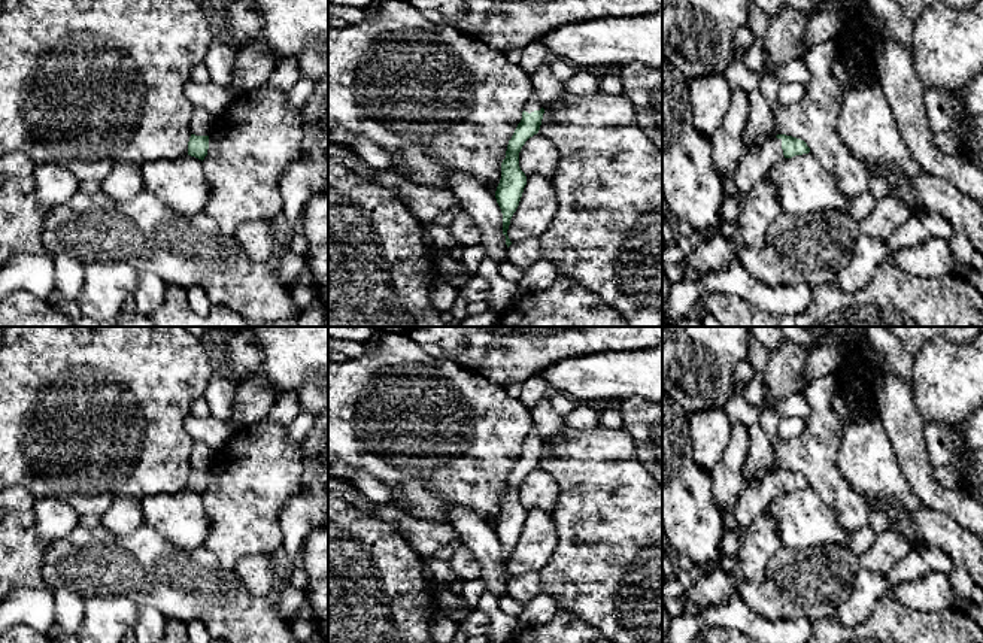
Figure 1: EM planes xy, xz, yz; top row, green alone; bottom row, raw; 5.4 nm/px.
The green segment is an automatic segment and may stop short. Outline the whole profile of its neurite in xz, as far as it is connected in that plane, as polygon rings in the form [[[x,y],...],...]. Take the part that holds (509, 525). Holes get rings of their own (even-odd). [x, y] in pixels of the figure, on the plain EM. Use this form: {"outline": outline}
{"outline": [[[533,428],[524,442],[522,454],[509,474],[506,492],[501,497],[501,513],[495,525],[495,533],[503,548],[503,568],[506,570],[507,582],[512,579],[507,570],[510,553],[519,540],[527,519],[527,510],[519,501],[519,486],[525,476],[538,467],[543,448],[543,439]]]}

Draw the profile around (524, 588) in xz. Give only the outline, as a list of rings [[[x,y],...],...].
[[[536,571],[515,576],[507,582],[507,595],[518,600],[524,606],[541,592],[540,574]]]

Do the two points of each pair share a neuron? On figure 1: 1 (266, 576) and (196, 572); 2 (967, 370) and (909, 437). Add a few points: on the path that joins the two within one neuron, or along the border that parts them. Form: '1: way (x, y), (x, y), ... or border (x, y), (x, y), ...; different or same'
1: border (231, 570), (251, 594), (267, 594); different
2: border (910, 387), (913, 403), (924, 422); different

